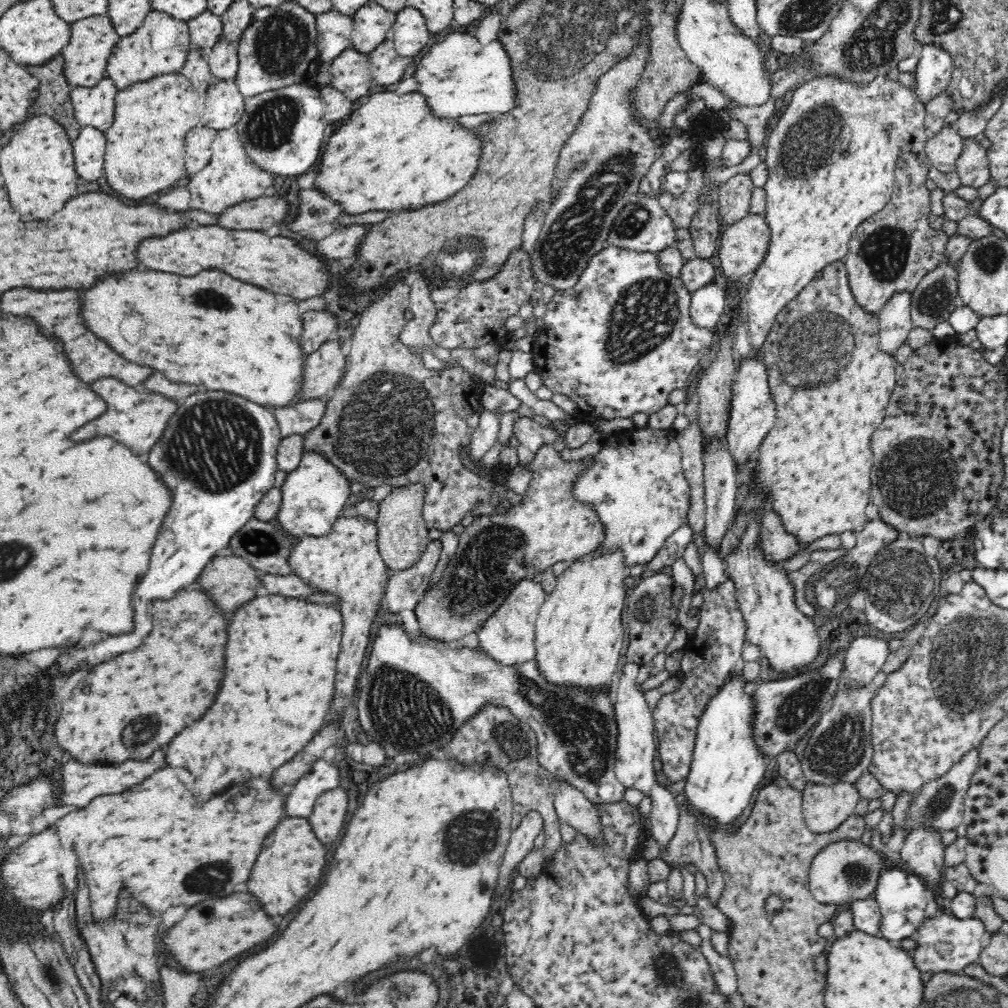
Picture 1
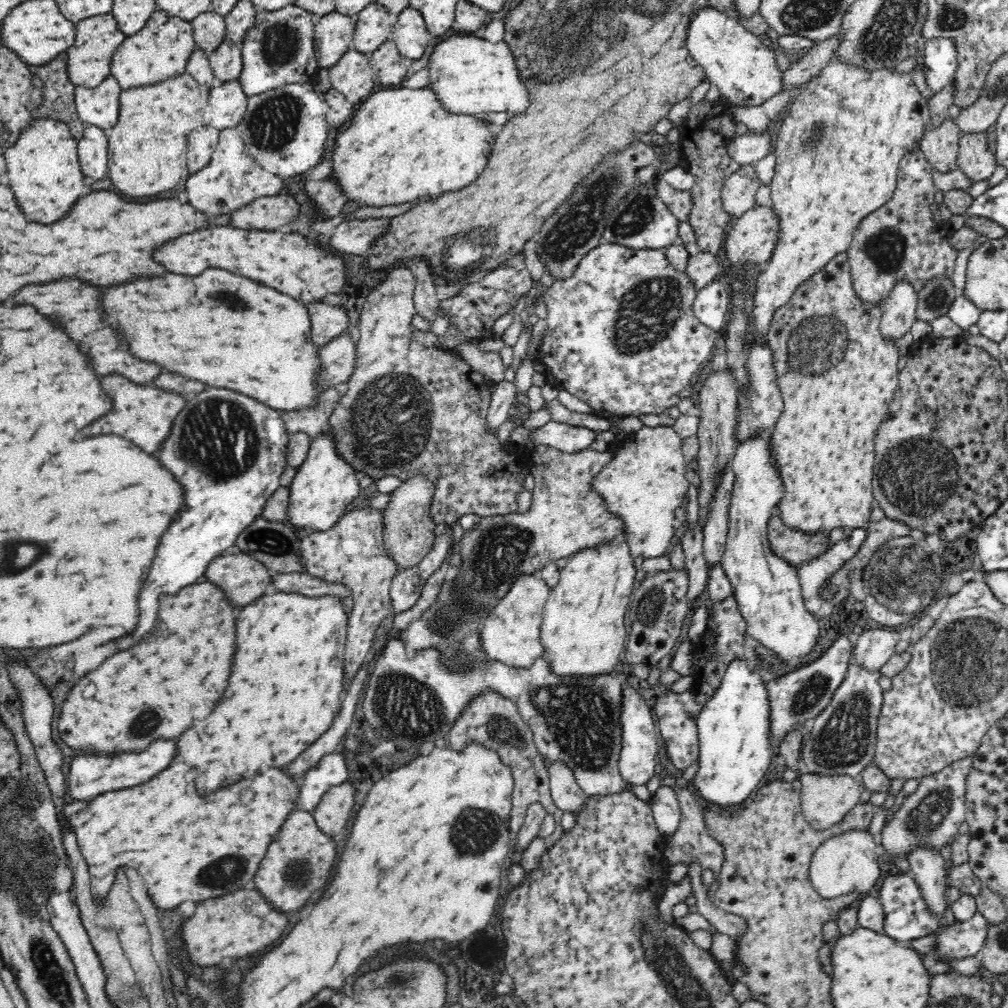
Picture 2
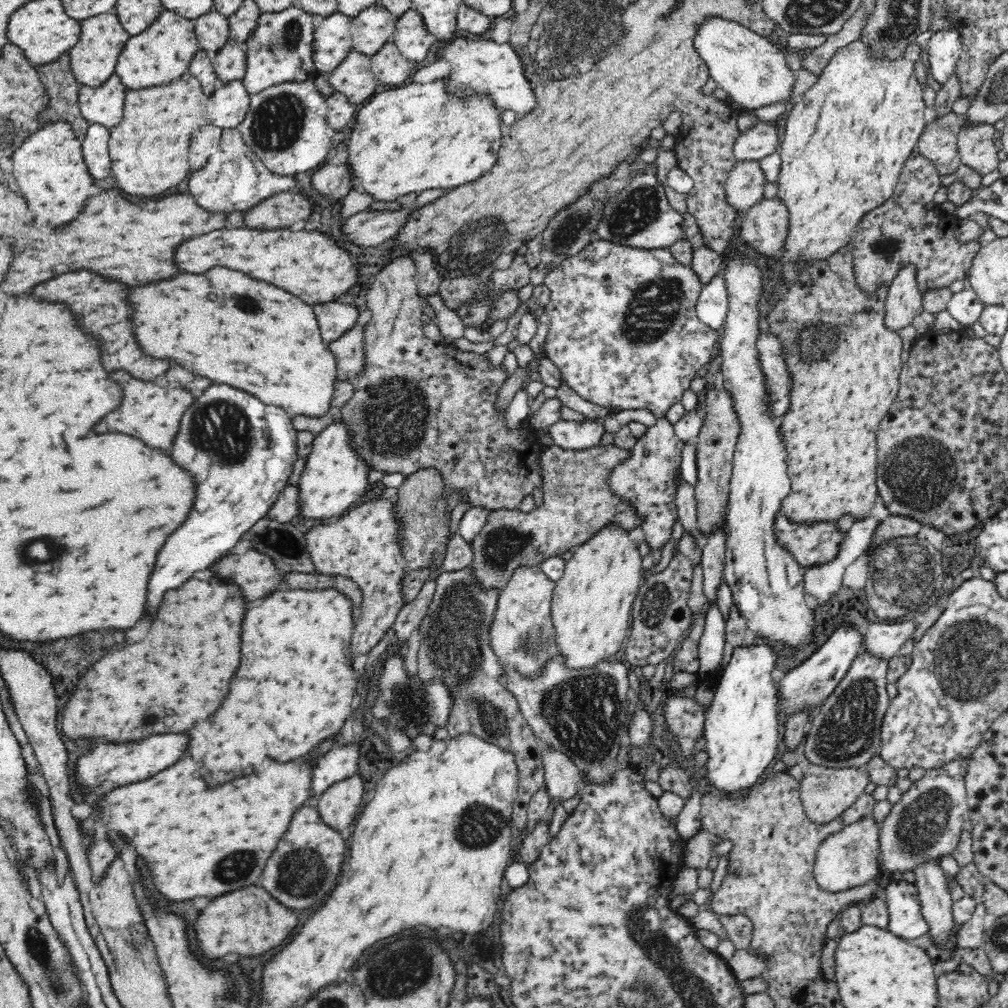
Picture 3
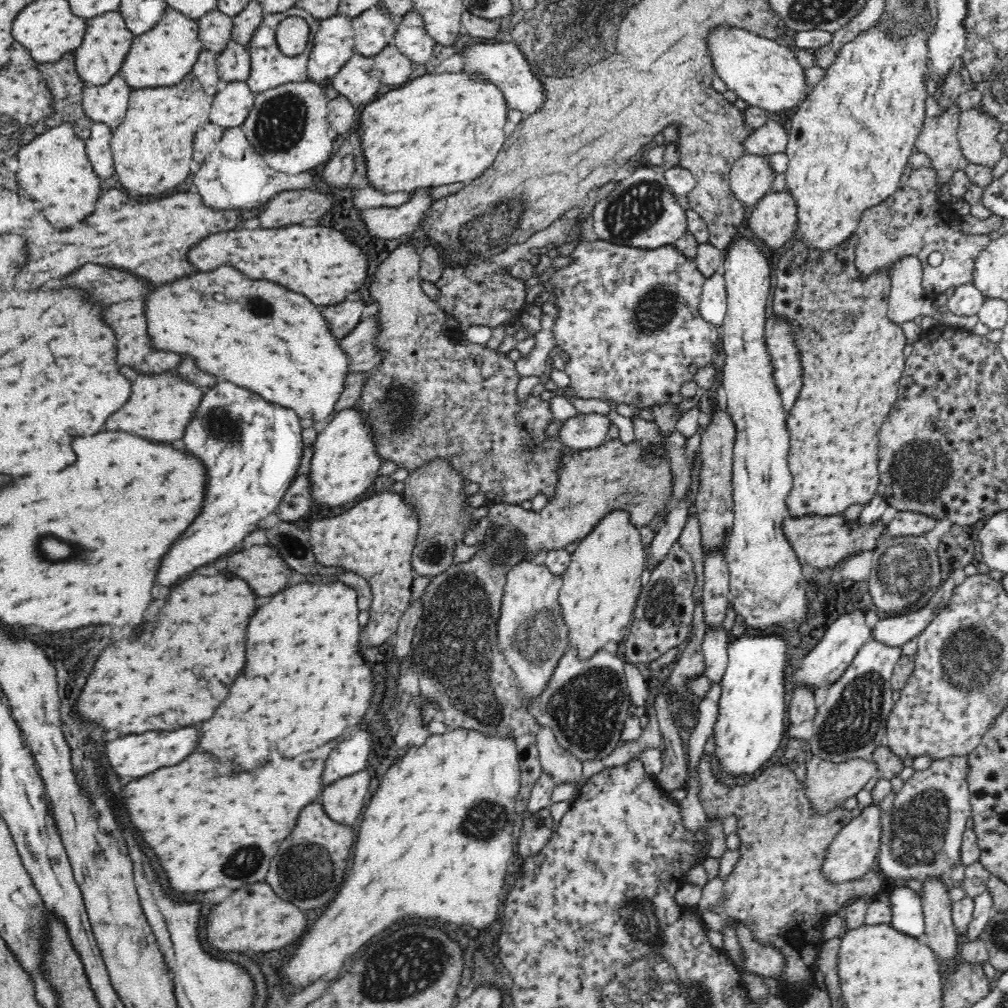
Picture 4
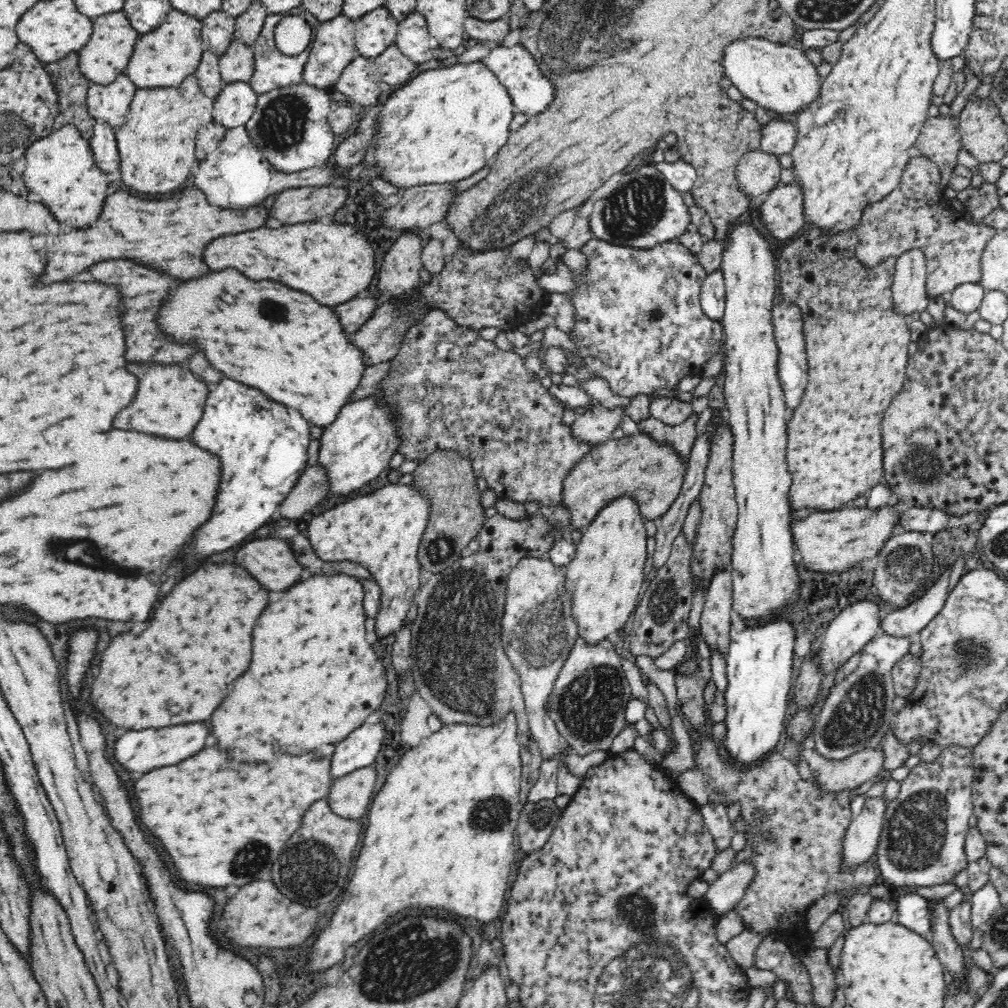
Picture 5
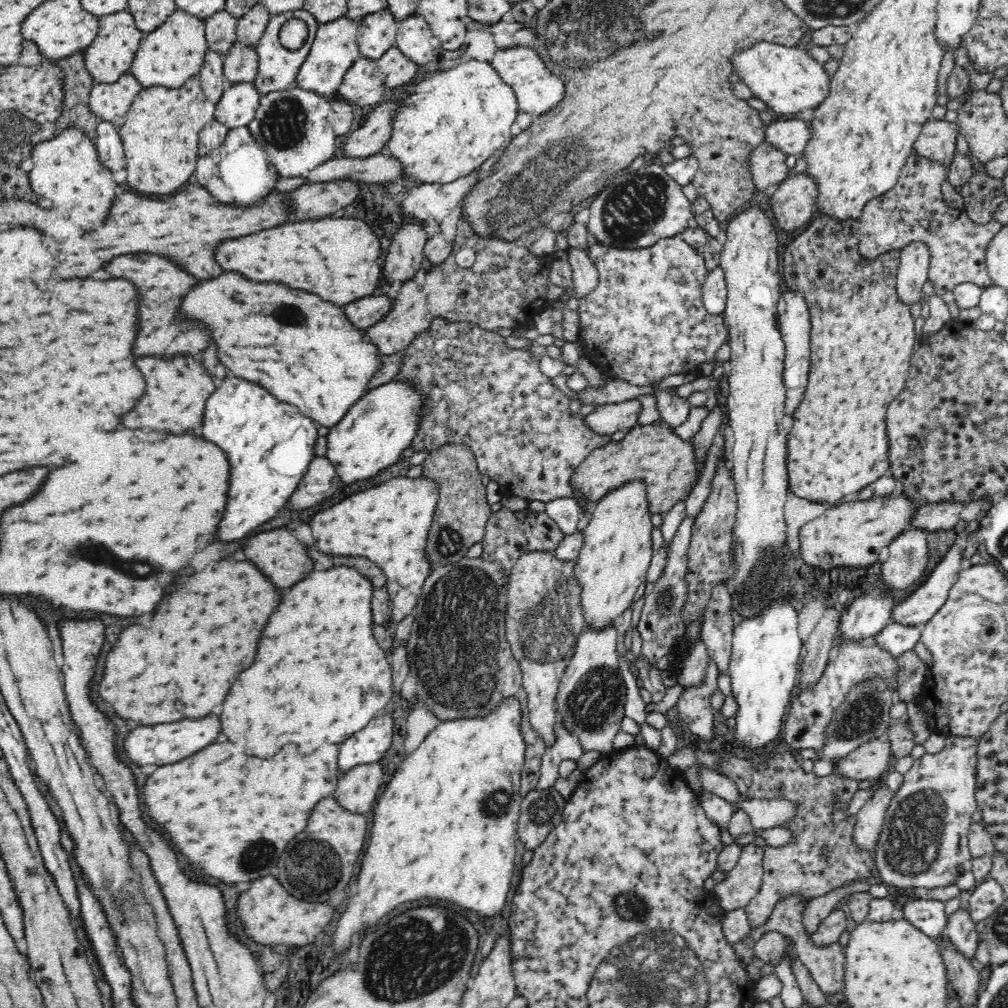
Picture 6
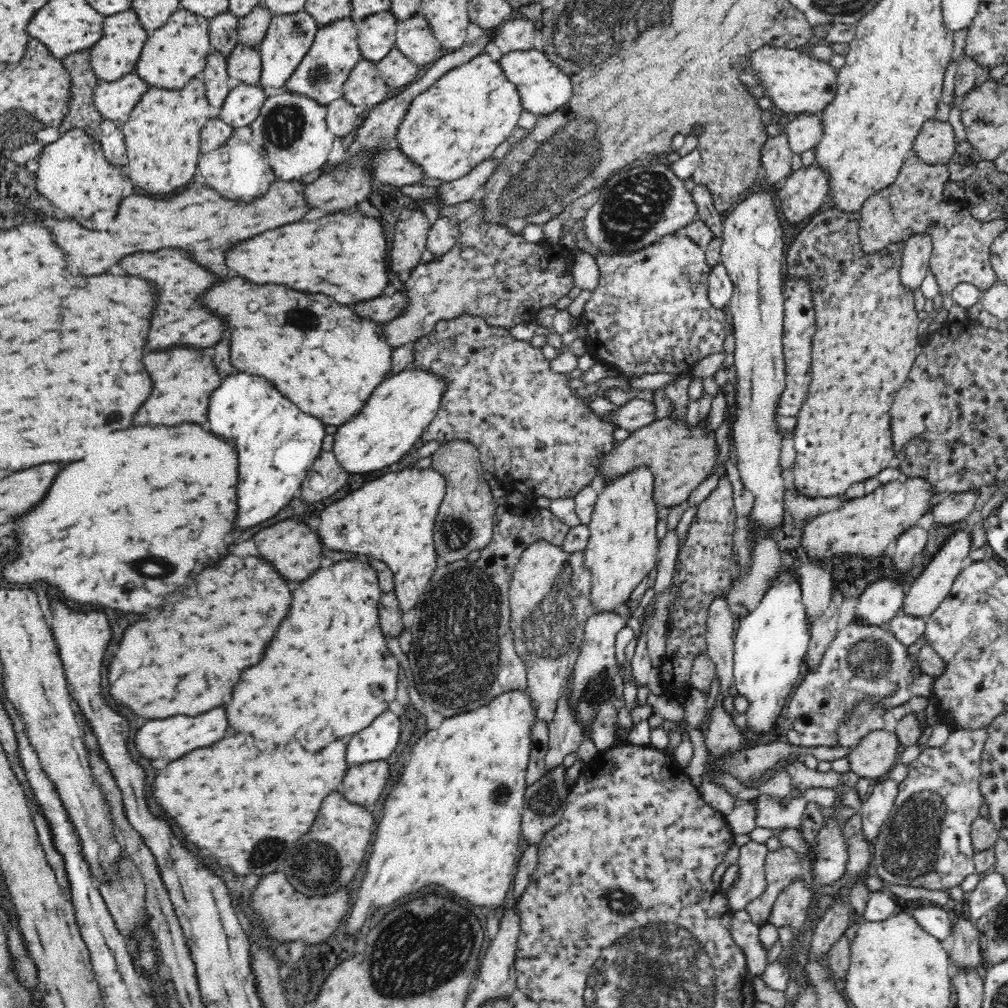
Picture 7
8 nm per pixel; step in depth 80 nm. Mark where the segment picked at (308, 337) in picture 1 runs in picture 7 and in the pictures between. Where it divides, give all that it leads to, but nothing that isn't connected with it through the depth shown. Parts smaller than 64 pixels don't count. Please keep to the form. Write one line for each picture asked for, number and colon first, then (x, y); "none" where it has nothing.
2: (328, 322)
3: (335, 319)
4: (345, 316)
5: (353, 314)
6: (365, 312)
7: (380, 310)

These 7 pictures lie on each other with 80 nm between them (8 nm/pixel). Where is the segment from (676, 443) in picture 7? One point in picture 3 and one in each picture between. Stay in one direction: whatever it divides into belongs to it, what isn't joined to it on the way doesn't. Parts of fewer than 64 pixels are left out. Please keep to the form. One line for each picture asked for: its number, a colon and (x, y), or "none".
3: (577, 504)
4: (592, 483)
5: (632, 466)
6: (653, 454)

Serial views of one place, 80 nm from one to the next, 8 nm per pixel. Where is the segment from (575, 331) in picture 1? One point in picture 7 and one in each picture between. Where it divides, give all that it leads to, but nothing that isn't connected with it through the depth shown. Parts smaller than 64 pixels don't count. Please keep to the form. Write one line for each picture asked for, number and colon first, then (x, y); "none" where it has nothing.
2: (622, 337)
3: (624, 334)
4: (627, 319)
5: (638, 324)
6: (645, 320)
7: (650, 313)

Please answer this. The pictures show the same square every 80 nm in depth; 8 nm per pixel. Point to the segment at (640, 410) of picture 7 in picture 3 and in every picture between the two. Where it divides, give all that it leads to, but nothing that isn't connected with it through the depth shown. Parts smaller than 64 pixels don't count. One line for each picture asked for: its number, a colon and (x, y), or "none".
3: (569, 435)
4: (582, 431)
5: (594, 426)
6: (605, 419)

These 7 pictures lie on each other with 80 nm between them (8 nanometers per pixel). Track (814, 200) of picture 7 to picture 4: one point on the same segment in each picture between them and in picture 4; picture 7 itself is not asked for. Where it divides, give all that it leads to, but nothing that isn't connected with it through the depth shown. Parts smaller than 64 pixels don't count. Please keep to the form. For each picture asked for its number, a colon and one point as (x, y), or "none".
4: (773, 219)
5: (782, 213)
6: (792, 205)

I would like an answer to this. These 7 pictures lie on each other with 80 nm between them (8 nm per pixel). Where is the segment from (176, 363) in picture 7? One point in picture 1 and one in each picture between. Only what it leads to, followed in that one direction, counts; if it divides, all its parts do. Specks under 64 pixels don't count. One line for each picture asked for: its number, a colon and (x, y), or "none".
1: (135, 417)
2: (144, 414)
3: (151, 410)
4: (160, 406)
5: (170, 399)
6: (176, 389)

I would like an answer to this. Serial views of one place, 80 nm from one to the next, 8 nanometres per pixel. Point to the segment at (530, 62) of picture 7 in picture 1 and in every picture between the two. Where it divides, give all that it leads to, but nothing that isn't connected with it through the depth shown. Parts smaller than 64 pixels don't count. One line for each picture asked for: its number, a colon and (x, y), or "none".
1: (459, 76)
2: (470, 76)
3: (477, 67)
4: (502, 64)
5: (531, 93)
6: (536, 90)

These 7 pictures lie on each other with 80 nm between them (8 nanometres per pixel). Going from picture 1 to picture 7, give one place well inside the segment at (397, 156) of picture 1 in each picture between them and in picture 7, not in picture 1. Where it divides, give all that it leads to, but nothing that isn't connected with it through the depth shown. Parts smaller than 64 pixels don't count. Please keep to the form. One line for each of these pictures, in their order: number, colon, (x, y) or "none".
2: (400, 146)
3: (415, 138)
4: (439, 130)
5: (447, 124)
6: (450, 121)
7: (451, 127)

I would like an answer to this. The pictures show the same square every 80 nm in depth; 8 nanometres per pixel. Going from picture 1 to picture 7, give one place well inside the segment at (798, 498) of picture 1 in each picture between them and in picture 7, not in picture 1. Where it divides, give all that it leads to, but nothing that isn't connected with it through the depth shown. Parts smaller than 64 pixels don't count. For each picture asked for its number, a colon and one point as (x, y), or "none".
2: (837, 375)
3: (844, 364)
4: (851, 357)
5: (856, 347)
6: (861, 337)
7: (866, 326)

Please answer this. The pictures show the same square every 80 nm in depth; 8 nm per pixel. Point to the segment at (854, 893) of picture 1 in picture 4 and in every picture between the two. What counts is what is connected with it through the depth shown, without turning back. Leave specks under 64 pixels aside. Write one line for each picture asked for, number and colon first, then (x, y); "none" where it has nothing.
2: (848, 863)
3: (849, 858)
4: (852, 853)

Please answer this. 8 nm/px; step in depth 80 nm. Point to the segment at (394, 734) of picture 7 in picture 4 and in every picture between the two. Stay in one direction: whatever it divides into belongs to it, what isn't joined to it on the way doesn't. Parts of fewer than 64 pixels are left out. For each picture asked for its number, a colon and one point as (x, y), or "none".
4: (349, 757)
5: (358, 750)
6: (367, 746)

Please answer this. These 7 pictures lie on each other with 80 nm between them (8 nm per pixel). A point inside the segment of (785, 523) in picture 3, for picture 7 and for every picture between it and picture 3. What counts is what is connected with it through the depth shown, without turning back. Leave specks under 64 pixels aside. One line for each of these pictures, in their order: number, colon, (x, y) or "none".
4: (820, 542)
5: (834, 541)
6: (852, 534)
7: (862, 527)

